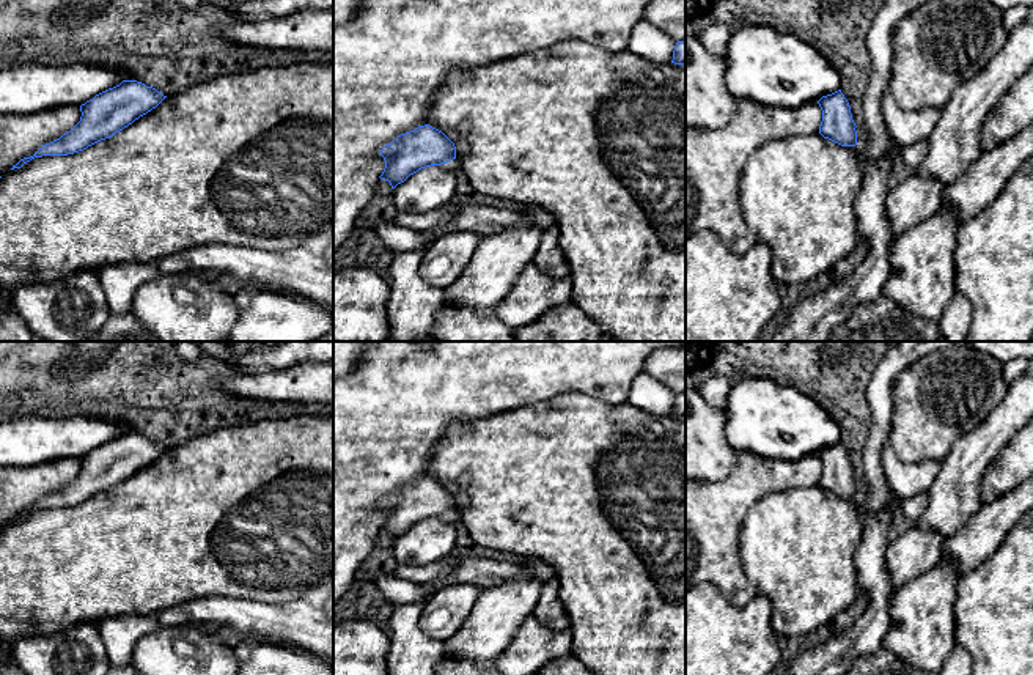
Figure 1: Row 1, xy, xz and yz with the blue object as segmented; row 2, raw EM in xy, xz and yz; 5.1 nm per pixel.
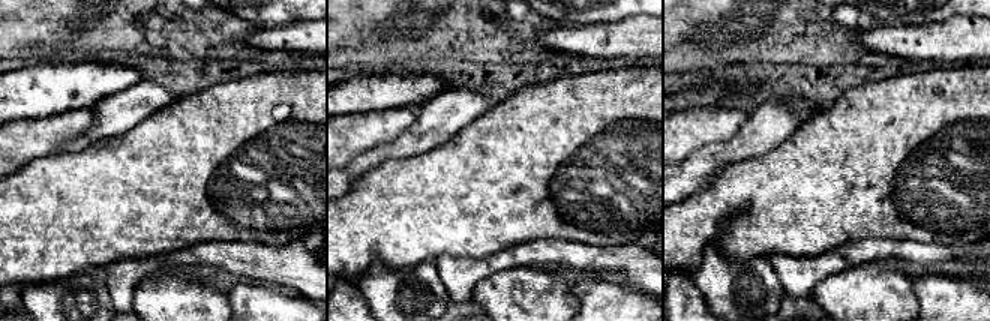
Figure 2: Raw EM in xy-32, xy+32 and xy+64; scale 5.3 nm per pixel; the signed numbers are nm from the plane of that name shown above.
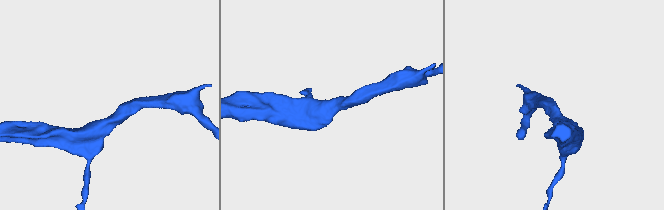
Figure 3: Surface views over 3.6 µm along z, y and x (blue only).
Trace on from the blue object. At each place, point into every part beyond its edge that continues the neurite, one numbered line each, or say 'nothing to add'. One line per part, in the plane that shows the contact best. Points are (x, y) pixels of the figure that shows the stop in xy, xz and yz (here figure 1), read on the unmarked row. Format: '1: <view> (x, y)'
nothing to add

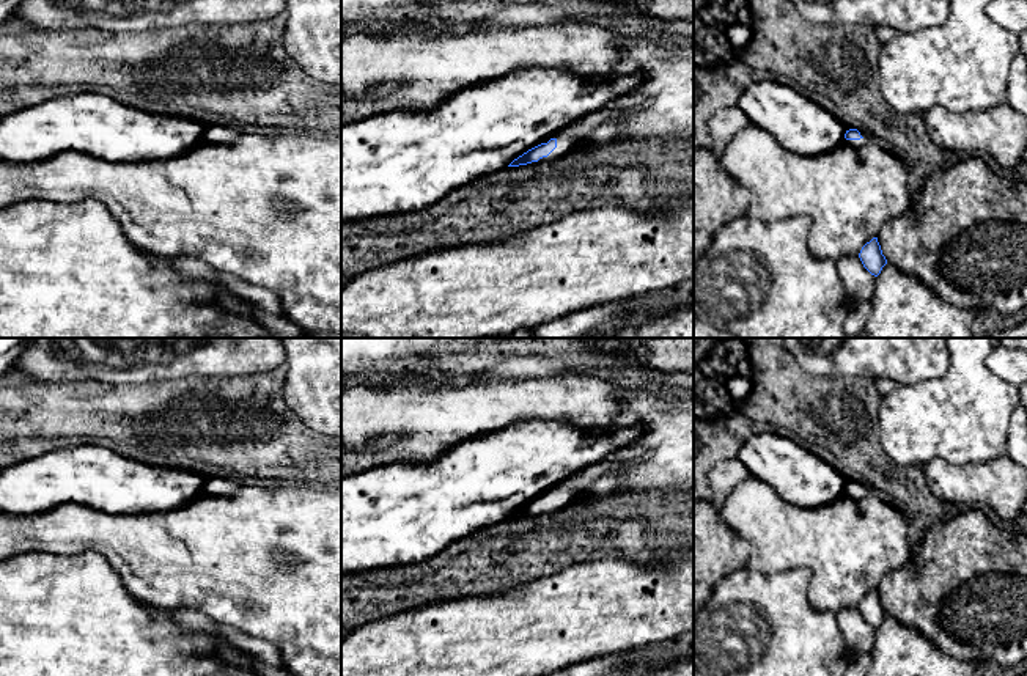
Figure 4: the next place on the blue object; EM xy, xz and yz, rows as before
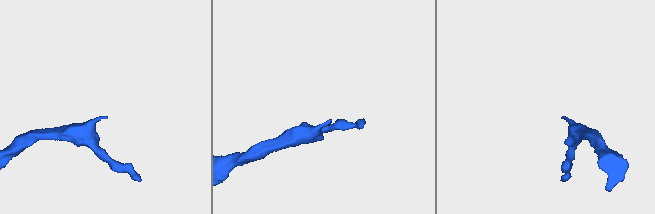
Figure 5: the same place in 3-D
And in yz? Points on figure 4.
1: yz (856, 495)

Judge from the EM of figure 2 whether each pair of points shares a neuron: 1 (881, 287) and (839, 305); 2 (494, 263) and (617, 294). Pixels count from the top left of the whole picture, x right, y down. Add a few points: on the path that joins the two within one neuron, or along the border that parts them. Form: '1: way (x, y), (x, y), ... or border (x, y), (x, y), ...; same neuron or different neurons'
1: way (870, 297), (849, 299); same neuron
2: border (581, 275), (594, 275), (615, 281); different neurons

